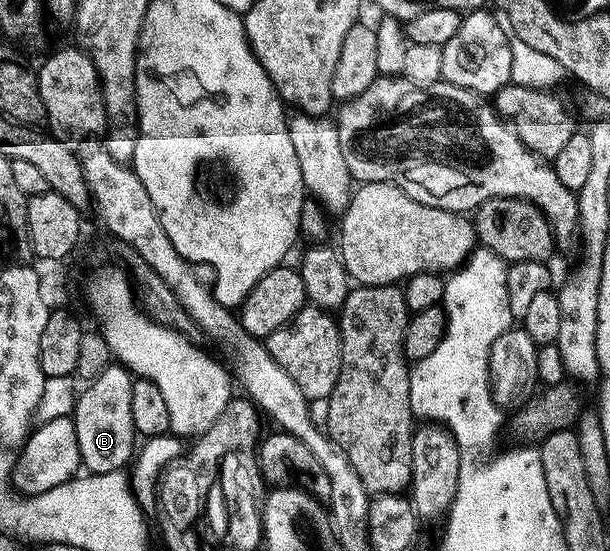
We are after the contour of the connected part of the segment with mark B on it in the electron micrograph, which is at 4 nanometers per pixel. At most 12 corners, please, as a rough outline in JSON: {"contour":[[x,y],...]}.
{"contour":[[110,363],[72,412],[81,466],[119,472],[134,453],[133,376]]}

